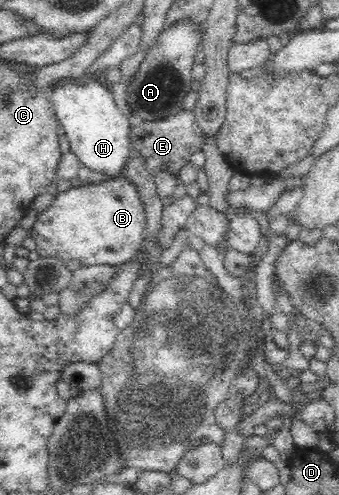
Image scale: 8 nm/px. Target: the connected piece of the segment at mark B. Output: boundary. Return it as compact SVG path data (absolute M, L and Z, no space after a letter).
M125 177L106 179L99 184L83 183L79 187L72 187L59 192L53 199L51 206L30 218L27 229L36 243L38 254L43 257L60 259L71 272L88 267L89 265L111 265L130 262L144 241L146 227L146 211L140 202L135 186Z

